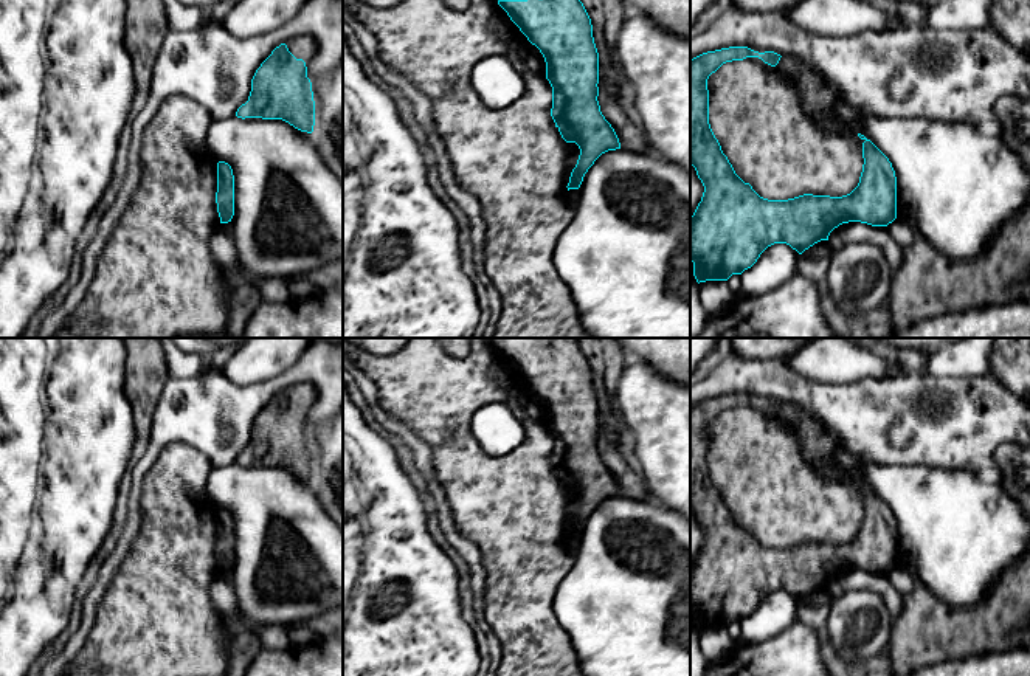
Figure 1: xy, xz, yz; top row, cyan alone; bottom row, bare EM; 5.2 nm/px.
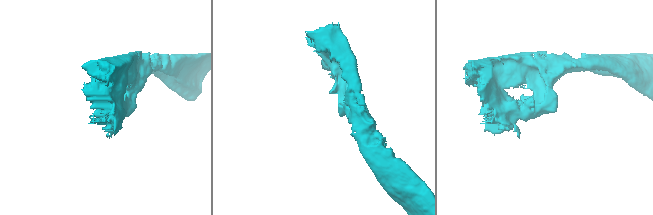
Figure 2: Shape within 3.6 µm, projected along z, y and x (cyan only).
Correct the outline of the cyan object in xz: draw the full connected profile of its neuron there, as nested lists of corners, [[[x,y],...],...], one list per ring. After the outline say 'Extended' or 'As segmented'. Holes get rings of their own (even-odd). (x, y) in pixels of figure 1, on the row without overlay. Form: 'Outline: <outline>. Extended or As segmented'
Outline: [[[577,338],[487,340],[544,405],[552,434],[551,464],[562,485],[580,496],[566,535],[579,536],[602,501],[620,496],[597,448],[599,400],[591,366]]]. Extended

